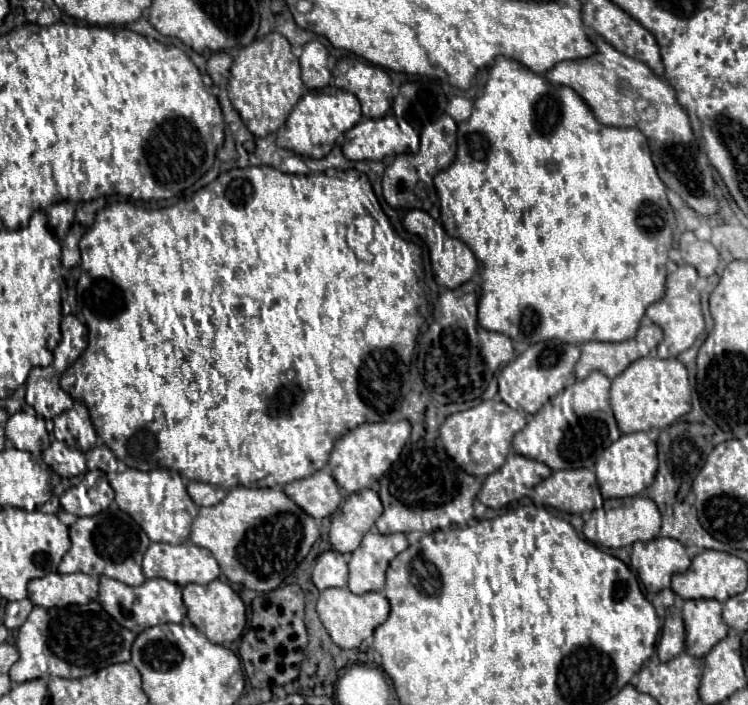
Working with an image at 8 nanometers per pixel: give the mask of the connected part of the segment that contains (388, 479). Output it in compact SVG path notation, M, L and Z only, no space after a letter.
M411 442L403 448L399 460L379 480L379 496L385 512L377 520L381 534L413 530L435 530L451 524L467 524L473 518L473 500L481 488L481 482L461 470L445 452L439 442Z

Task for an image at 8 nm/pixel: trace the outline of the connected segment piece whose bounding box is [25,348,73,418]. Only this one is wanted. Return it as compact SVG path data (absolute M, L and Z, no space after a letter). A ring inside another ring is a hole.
M63 348L55 350L55 362L47 368L33 368L25 382L27 386L27 404L43 418L55 418L57 414L73 408L73 400L67 392L61 390L59 376L69 366L69 352Z

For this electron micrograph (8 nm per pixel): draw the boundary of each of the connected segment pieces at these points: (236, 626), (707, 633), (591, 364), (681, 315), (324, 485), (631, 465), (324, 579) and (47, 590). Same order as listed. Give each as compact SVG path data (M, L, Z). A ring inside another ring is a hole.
M213 580L205 586L201 584L187 584L183 588L183 602L187 606L187 618L197 626L211 642L229 644L235 642L245 629L245 604L239 594L225 582Z
M685 600L683 622L687 632L687 652L693 656L705 656L729 630L721 618L721 602L717 600Z
M635 340L585 342L581 346L581 358L575 364L575 374L577 374L577 380L583 380L593 370L599 370L607 378L615 378L637 358L639 358L639 350Z
M689 264L679 266L677 272L667 276L665 296L647 308L647 318L663 328L664 339L657 347L658 356L661 359L685 352L687 348L693 346L693 342L705 330L705 320L703 320L703 312L699 304L699 292L693 288L695 282L697 282L697 270L693 270L693 266Z
M319 470L309 478L289 482L287 486L283 486L283 492L315 520L323 520L331 516L341 504L341 492L335 480L331 490L329 470Z
M645 432L621 434L621 438L613 442L595 464L597 484L603 498L635 496L653 482L655 472L657 472L657 446Z
M335 550L323 552L313 570L313 582L319 590L331 586L339 586L339 588L347 586L347 556Z
M47 574L27 584L29 598L35 606L53 608L69 604L87 604L99 591L98 577L89 574Z

